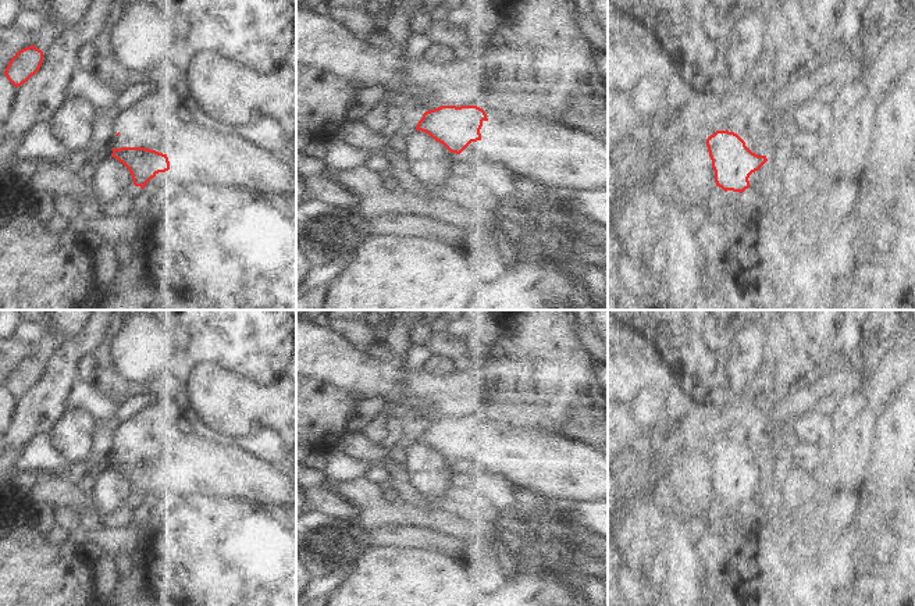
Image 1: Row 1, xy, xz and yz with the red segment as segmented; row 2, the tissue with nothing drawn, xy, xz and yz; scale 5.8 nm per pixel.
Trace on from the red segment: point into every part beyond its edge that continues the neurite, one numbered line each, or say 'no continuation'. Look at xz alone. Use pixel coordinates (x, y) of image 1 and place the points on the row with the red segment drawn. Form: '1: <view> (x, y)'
1: xz (562, 157)

